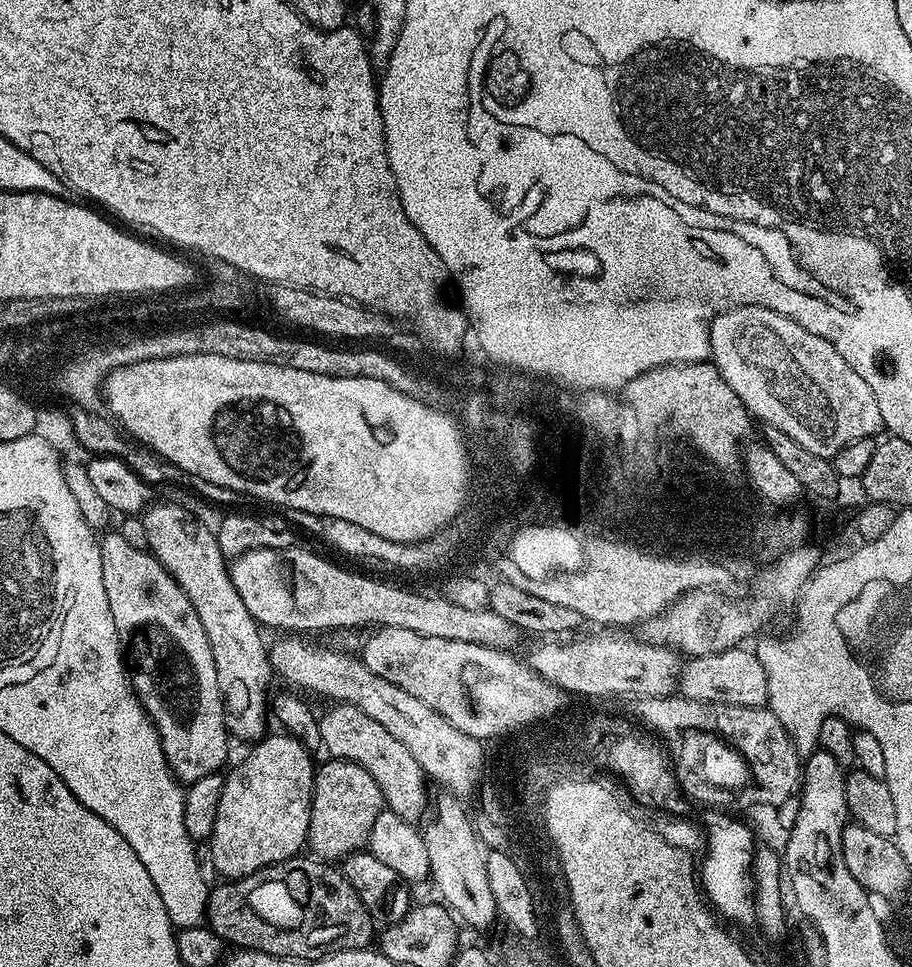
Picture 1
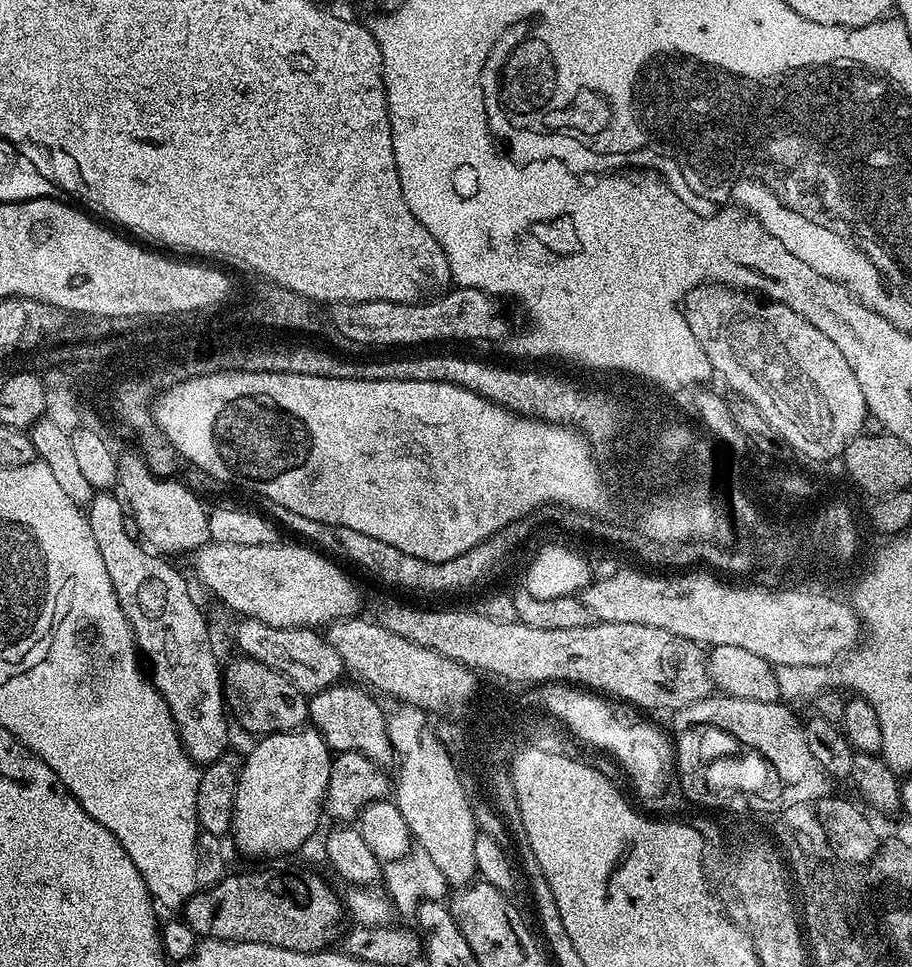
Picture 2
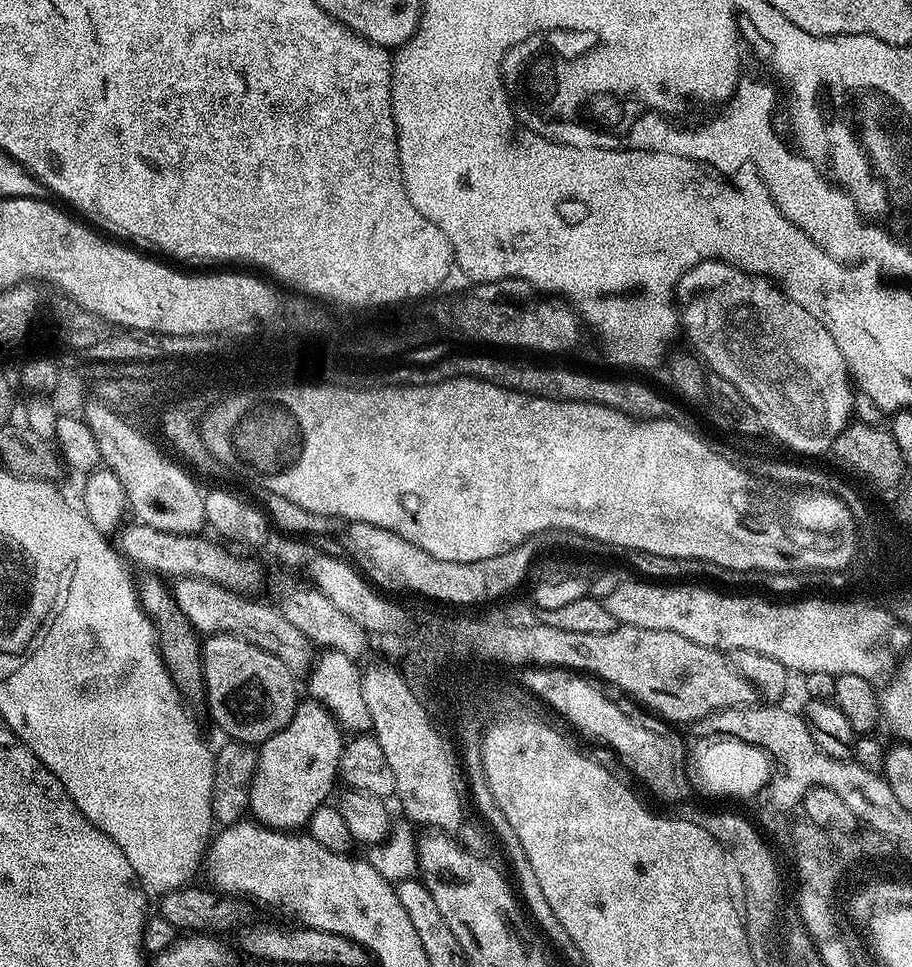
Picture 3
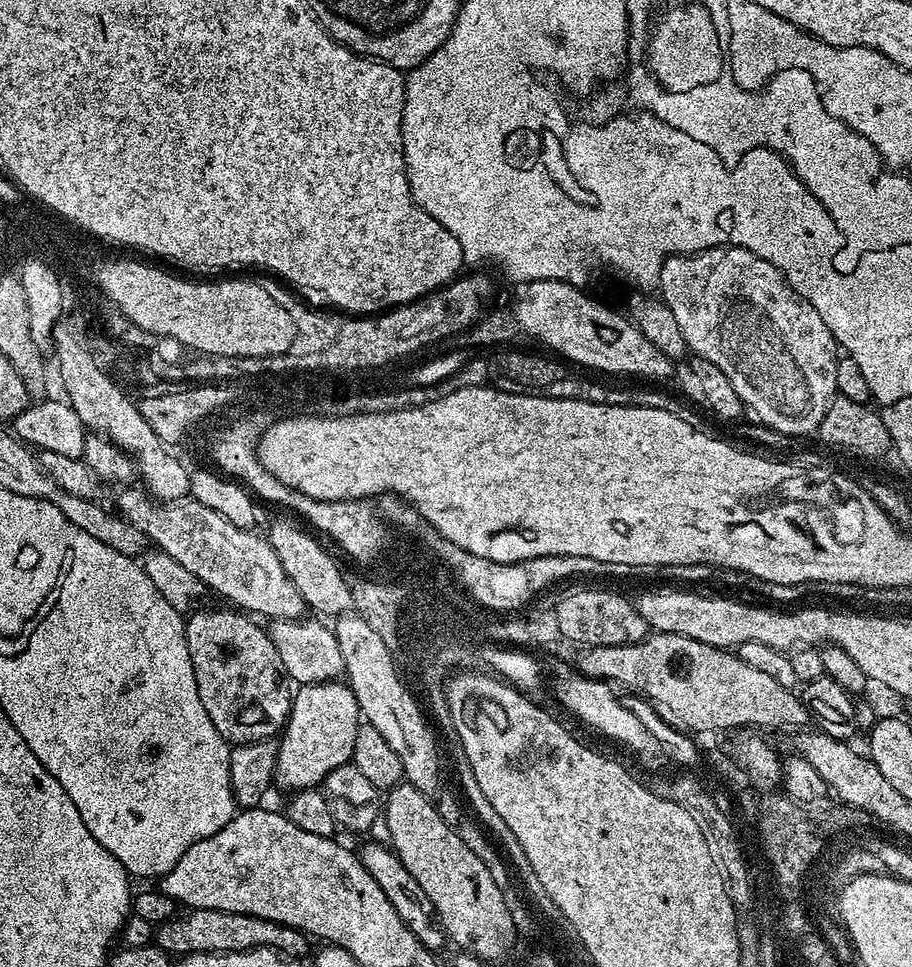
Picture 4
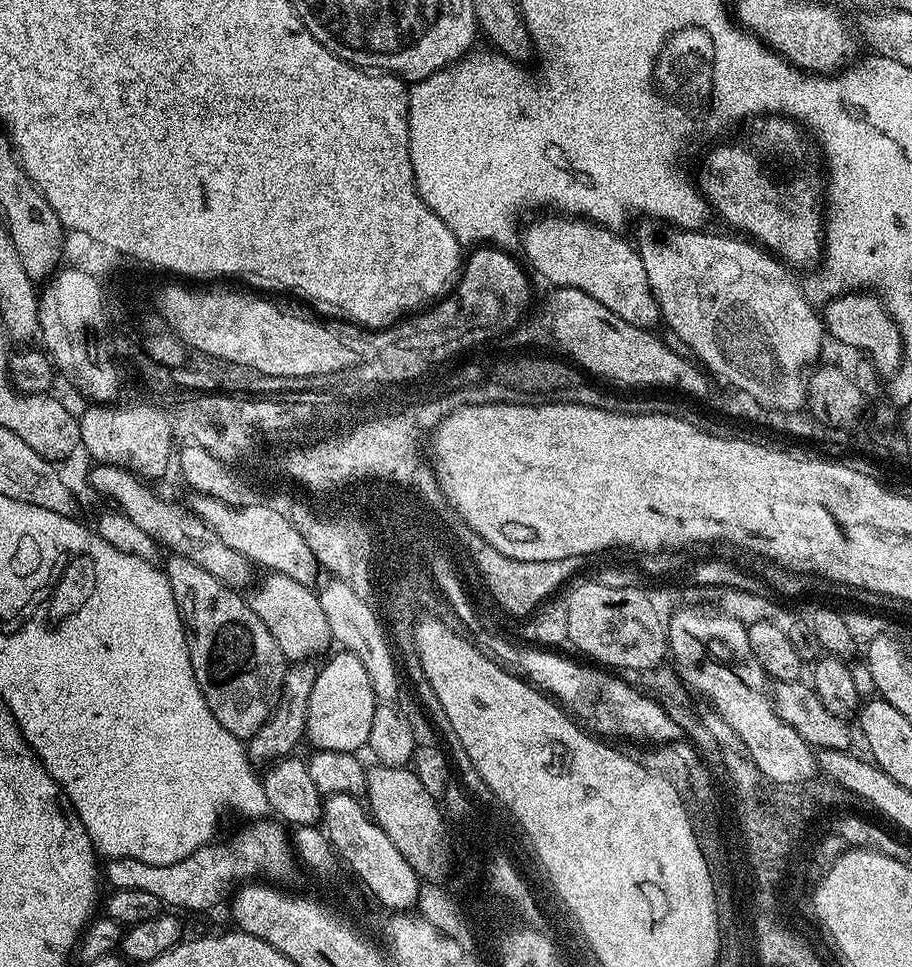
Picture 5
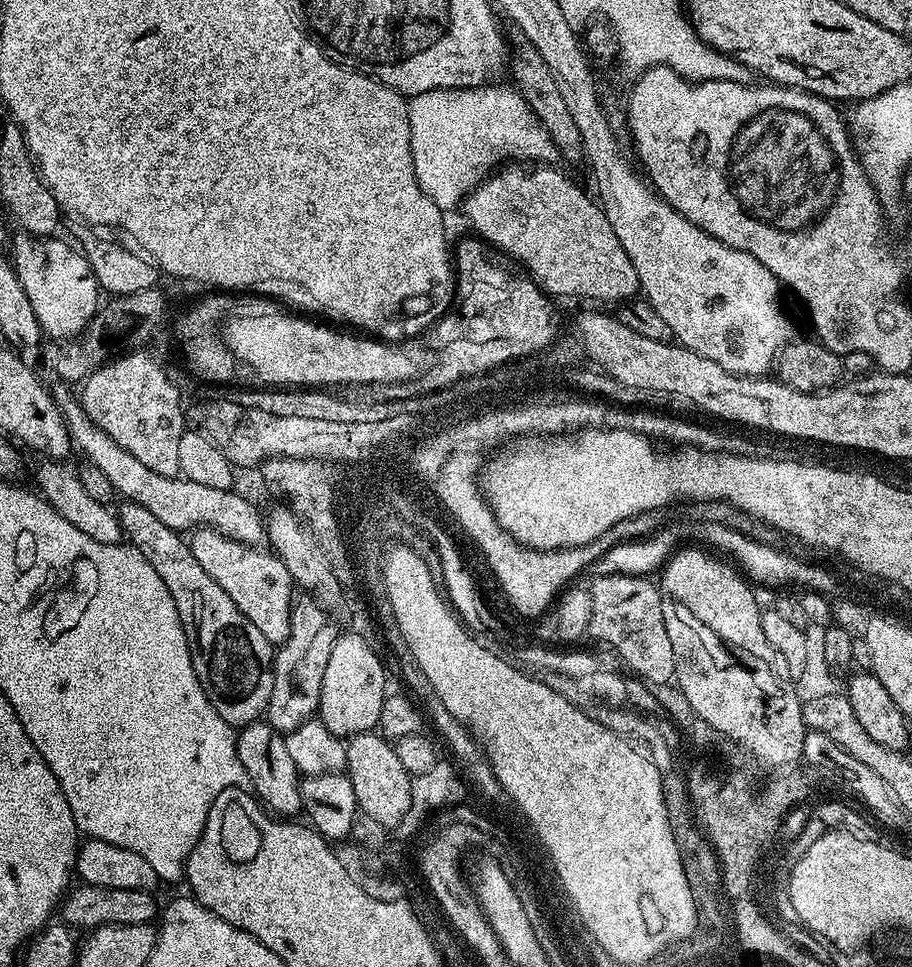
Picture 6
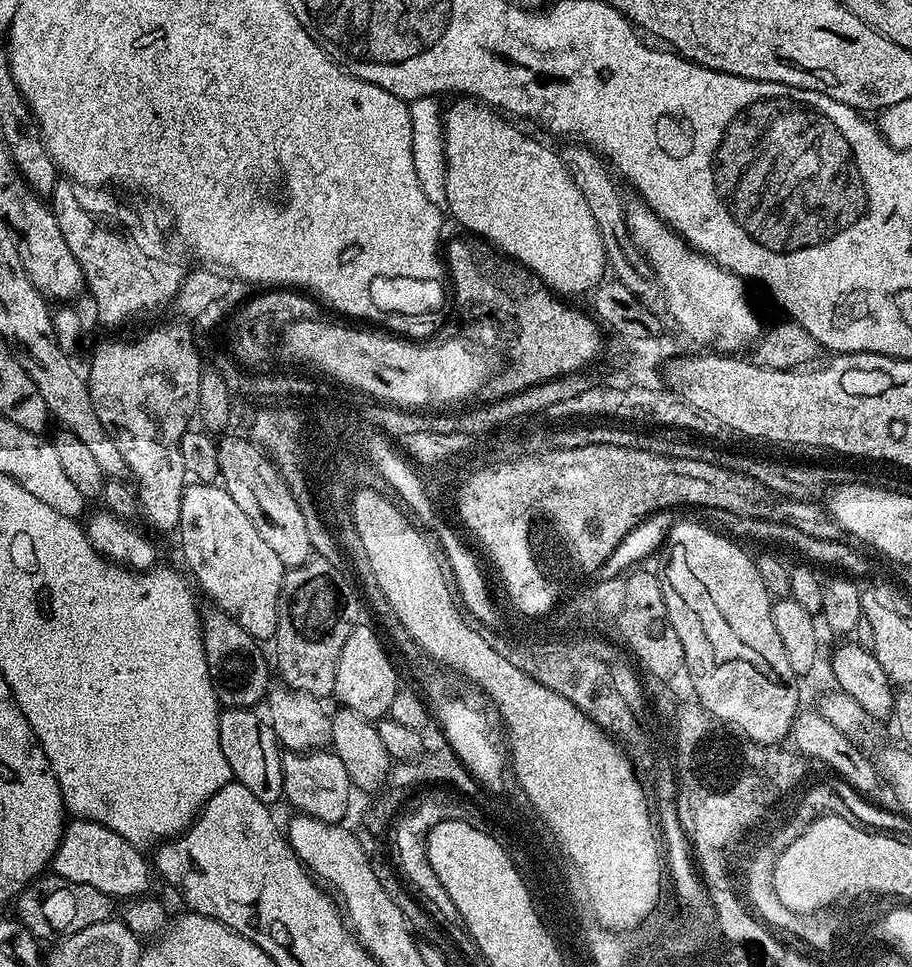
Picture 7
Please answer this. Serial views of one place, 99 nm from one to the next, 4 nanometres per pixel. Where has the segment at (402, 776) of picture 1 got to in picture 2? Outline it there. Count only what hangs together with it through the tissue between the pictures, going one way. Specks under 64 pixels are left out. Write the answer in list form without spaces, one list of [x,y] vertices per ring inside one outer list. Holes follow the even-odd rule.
[[[359,683],[331,684],[326,690],[311,693],[308,700],[308,719],[332,749],[333,753],[361,752],[374,763],[388,766],[393,763],[392,743],[386,730],[386,712],[376,705],[377,697],[370,696]]]

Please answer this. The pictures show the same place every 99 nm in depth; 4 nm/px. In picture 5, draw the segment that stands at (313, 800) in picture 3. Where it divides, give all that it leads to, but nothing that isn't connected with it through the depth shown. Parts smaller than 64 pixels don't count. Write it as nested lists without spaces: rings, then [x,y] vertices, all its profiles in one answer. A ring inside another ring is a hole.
[[[340,650],[337,653],[337,656],[329,655],[324,668],[322,664],[316,673],[314,690],[310,690],[310,704],[306,706],[304,734],[307,743],[313,744],[313,749],[356,754],[370,738],[370,726],[374,726],[378,701],[362,662],[358,662],[353,652]]]

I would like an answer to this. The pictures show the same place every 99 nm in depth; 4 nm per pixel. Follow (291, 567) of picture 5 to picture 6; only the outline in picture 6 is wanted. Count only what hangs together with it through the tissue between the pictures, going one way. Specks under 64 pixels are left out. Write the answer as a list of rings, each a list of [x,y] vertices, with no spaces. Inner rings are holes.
[[[61,399],[59,406],[60,413],[64,416],[66,426],[70,430],[75,451],[77,453],[80,451],[87,463],[98,466],[98,470],[102,470],[102,474],[110,481],[110,486],[114,486],[117,497],[137,503],[138,506],[144,506],[159,521],[172,529],[195,530],[201,526],[207,526],[243,544],[260,546],[265,543],[265,517],[246,497],[239,496],[236,490],[210,490],[210,486],[201,486],[193,480],[158,474],[150,470],[146,462],[138,462],[138,458],[130,454],[130,450],[120,448],[118,442],[114,442],[114,438],[107,436],[84,413],[84,407],[80,405],[79,399]]]

